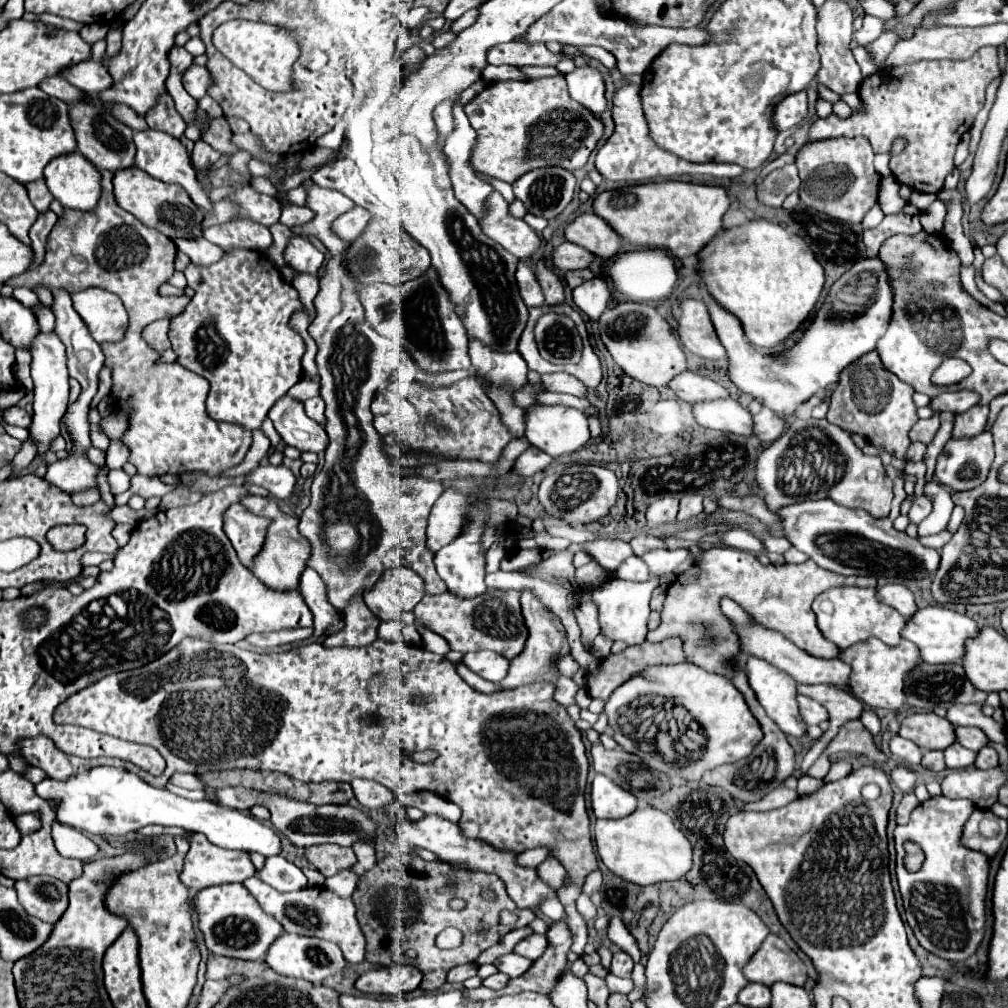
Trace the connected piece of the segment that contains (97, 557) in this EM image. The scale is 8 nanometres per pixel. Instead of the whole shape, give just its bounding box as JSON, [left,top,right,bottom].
[82,552,116,566]

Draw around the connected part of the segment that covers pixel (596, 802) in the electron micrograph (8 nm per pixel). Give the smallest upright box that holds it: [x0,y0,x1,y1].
[592,775,636,819]

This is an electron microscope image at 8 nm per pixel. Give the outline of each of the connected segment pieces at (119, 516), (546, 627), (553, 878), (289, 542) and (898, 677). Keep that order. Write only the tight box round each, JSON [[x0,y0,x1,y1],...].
[[108,505,154,525],[500,589,580,707],[538,855,566,889],[242,495,310,591],[840,637,922,711]]

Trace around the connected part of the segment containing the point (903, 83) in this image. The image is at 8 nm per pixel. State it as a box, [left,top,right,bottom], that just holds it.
[808,47,1002,193]

